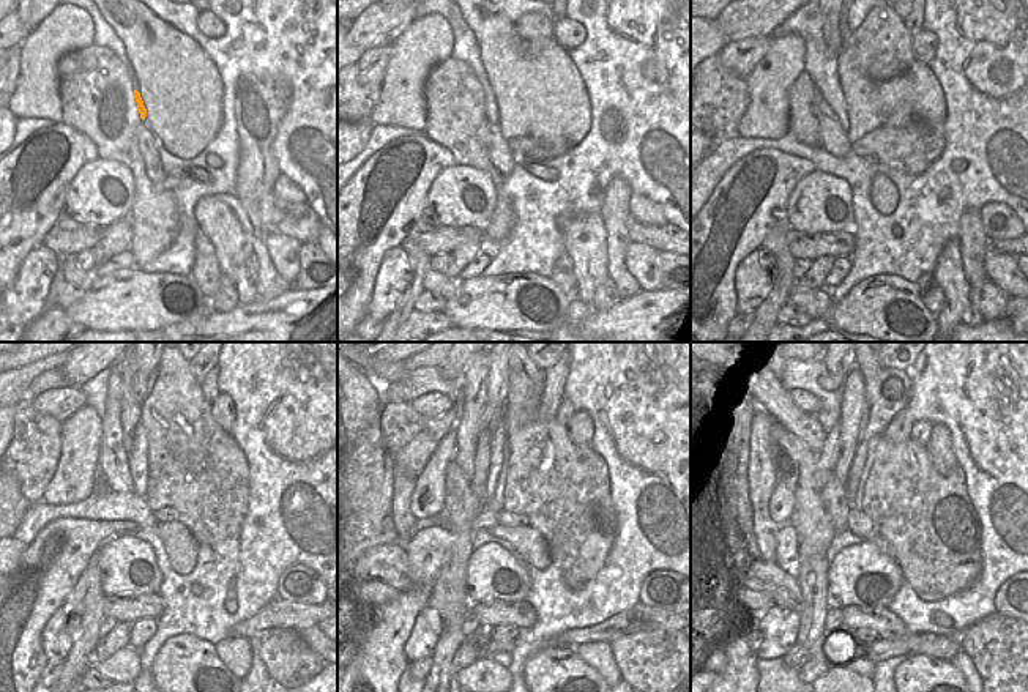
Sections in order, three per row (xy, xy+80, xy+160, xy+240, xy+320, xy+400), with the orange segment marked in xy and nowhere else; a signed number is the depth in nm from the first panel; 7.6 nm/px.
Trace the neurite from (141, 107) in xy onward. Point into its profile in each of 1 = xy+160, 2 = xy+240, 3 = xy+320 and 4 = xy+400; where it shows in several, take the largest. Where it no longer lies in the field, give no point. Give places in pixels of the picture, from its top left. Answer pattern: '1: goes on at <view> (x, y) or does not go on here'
1: goes on at xy+160 (838, 104)
2: goes on at xy+240 (137, 459)
3: goes on at xy+320 (499, 375)
4: goes on at xy+400 (853, 391)

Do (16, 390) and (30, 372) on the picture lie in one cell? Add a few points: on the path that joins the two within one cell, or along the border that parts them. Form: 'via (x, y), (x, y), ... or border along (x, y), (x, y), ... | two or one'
via (18, 385), (26, 377) | one

